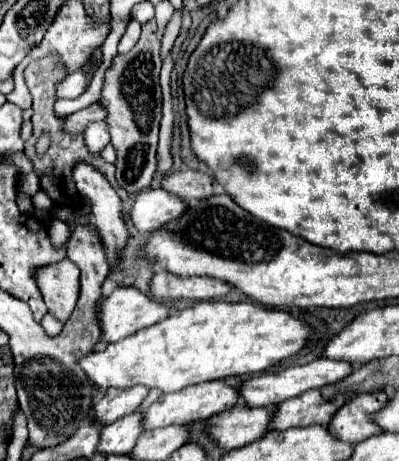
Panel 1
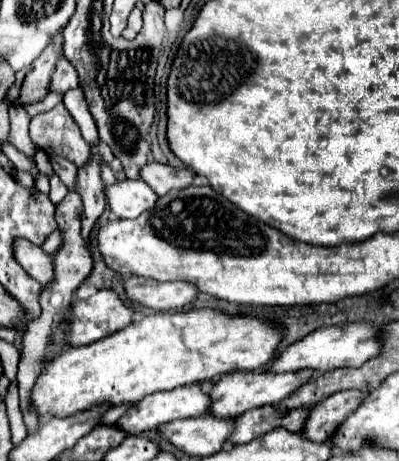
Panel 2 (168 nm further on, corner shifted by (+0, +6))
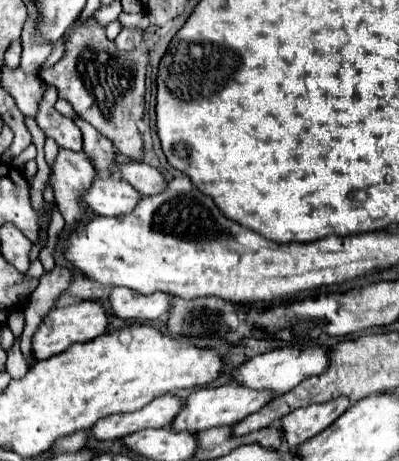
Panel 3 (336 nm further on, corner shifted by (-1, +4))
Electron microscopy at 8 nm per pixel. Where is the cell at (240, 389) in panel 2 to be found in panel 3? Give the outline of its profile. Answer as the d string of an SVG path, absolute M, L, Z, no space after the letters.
M236 383L220 385L220 387L214 387L214 389L198 389L198 391L194 391L186 397L182 411L178 413L178 417L172 419L168 429L172 429L174 433L180 433L180 431L198 433L198 431L212 429L212 427L222 427L222 425L232 427L238 421L242 421L244 417L248 417L250 413L256 413L270 399L272 399L270 391L256 391L256 389L240 387Z

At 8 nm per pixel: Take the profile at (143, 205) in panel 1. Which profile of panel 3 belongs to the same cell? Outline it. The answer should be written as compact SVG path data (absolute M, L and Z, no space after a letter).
M96 177L96 181L82 193L82 199L84 207L92 213L112 217L130 213L142 195L116 177Z

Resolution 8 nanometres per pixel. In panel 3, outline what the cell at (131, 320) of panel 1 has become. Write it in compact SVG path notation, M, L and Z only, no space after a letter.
M80 301L76 305L66 305L66 307L56 307L50 309L50 313L44 315L42 323L38 325L38 329L34 331L32 337L32 359L34 361L42 361L46 357L52 357L56 353L66 351L72 343L84 343L84 341L92 341L94 337L102 335L106 329L108 321L106 321L106 311L100 303L96 301Z

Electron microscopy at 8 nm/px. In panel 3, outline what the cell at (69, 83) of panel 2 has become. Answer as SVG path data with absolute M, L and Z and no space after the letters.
M27 18L21 34L23 50L20 67L26 74L37 74L46 57L52 53L50 43L41 43L35 38L33 27L33 20Z

